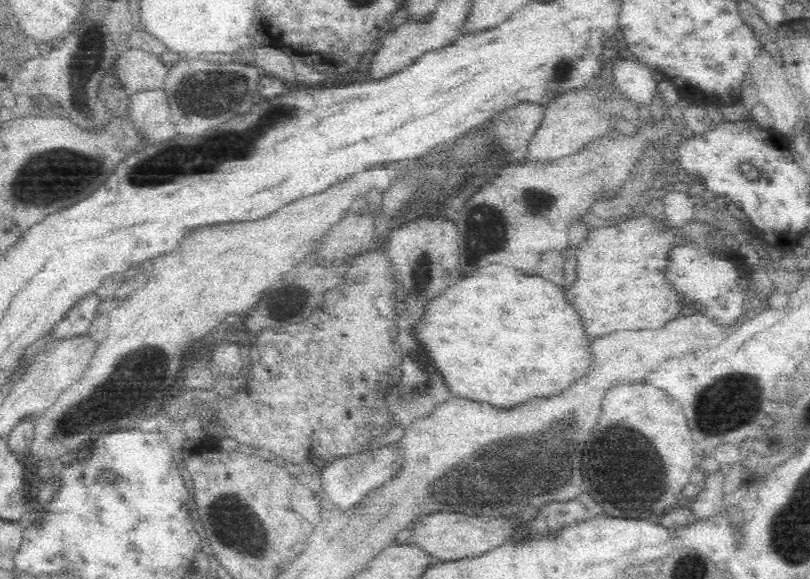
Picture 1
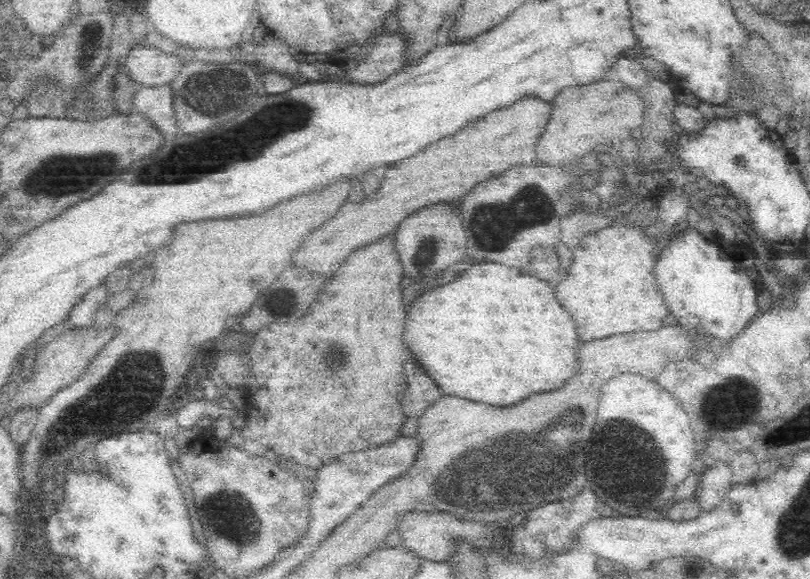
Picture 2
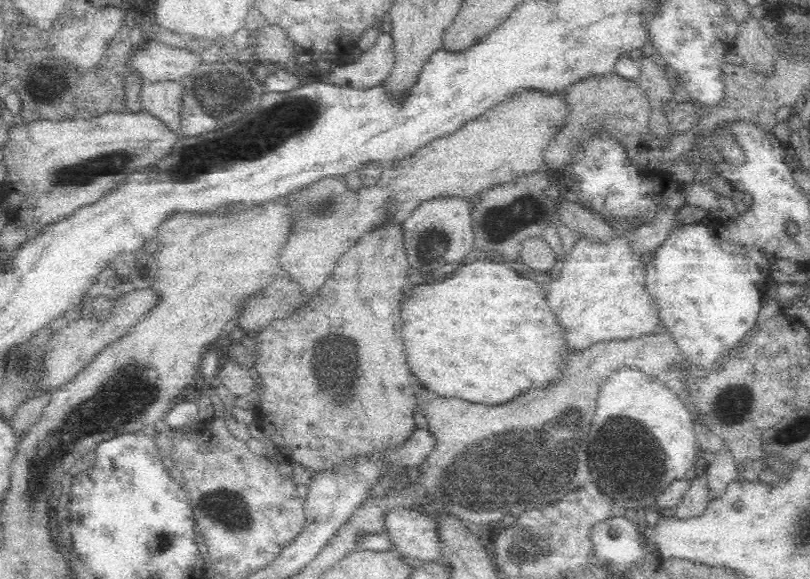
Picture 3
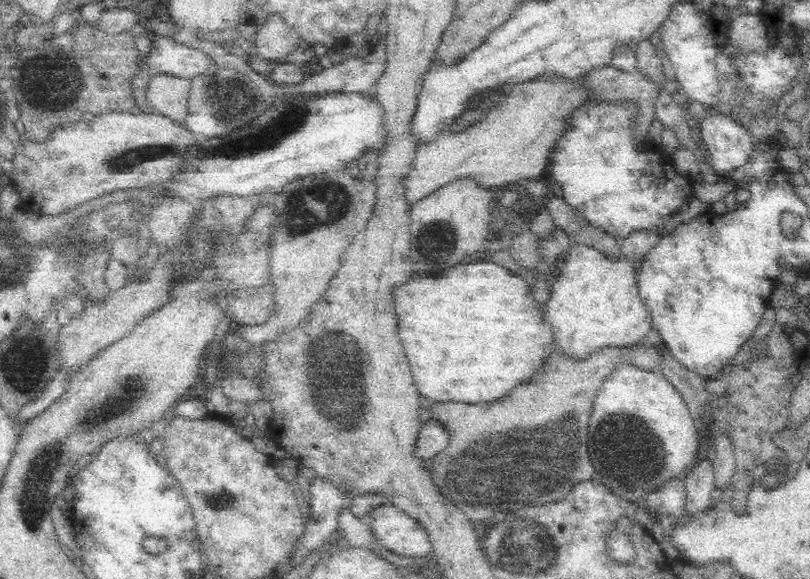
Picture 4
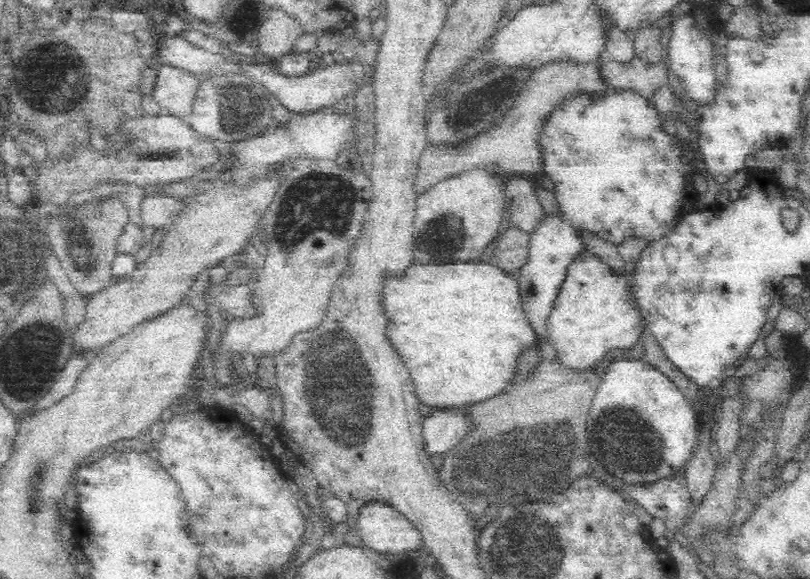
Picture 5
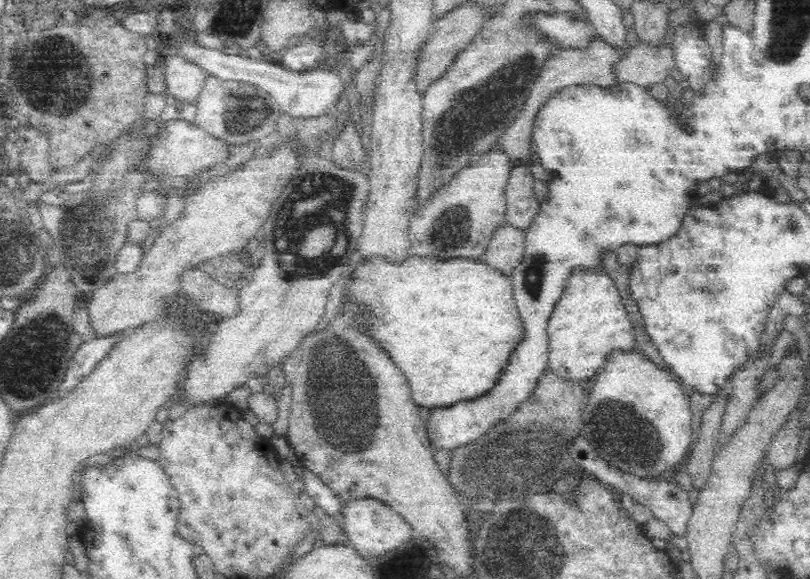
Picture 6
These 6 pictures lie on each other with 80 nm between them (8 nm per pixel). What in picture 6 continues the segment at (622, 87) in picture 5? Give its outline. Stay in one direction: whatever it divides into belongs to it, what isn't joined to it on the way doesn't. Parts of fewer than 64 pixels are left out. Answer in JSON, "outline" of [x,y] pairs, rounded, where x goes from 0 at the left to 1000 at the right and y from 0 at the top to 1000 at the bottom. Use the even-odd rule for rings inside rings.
{"outline":[[[823,69],[807,85],[783,76],[773,97],[753,111],[758,143],[780,145],[798,157],[802,157],[805,147],[820,143],[830,121],[832,109]]]}

